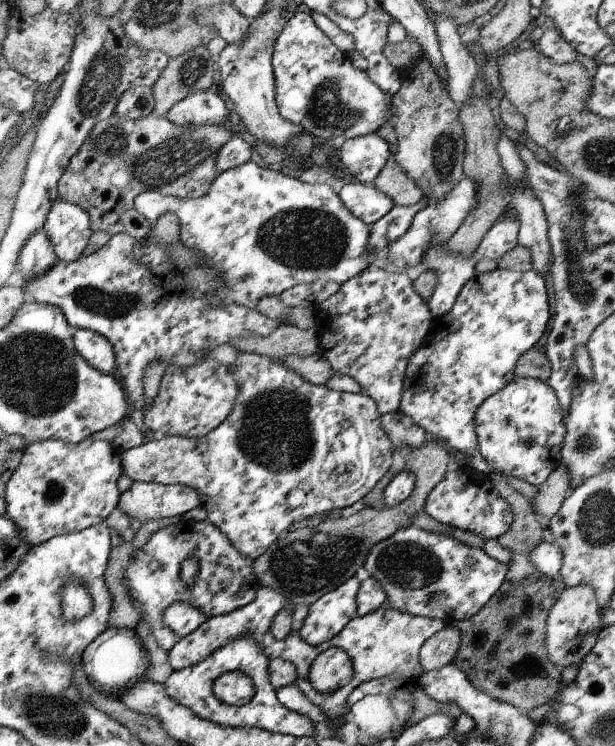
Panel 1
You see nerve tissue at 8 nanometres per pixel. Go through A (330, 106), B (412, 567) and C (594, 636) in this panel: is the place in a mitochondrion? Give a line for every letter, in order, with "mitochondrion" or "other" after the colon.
A: mitochondrion
B: mitochondrion
C: other

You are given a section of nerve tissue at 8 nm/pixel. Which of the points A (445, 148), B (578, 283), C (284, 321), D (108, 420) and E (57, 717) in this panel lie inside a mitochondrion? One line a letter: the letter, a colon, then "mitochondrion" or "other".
A: mitochondrion
B: mitochondrion
C: other
D: other
E: mitochondrion

